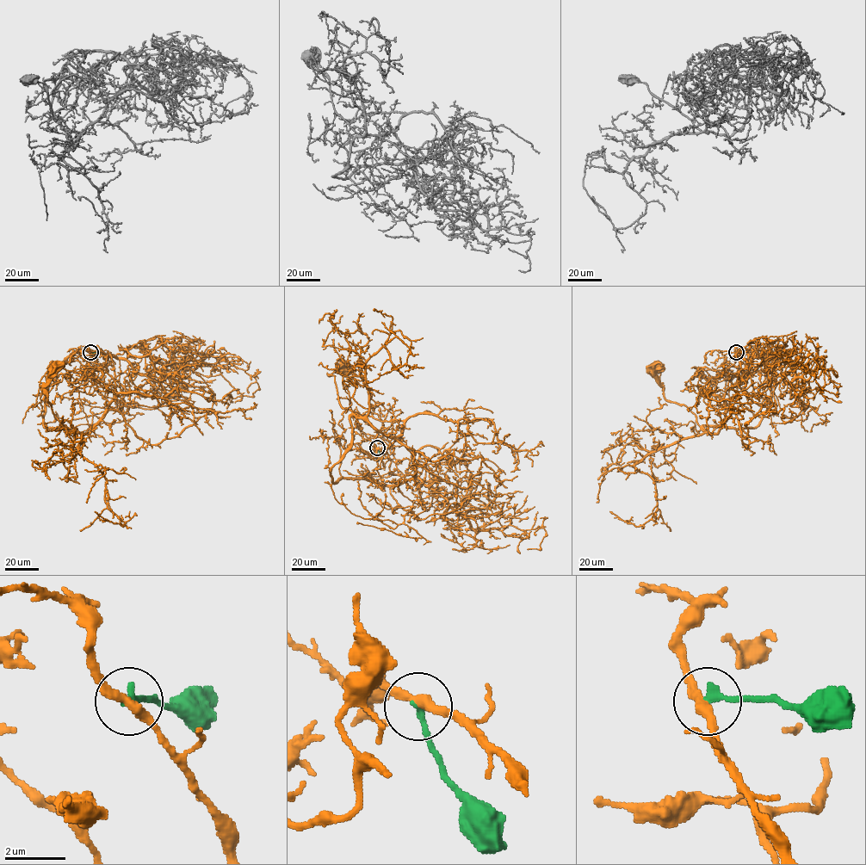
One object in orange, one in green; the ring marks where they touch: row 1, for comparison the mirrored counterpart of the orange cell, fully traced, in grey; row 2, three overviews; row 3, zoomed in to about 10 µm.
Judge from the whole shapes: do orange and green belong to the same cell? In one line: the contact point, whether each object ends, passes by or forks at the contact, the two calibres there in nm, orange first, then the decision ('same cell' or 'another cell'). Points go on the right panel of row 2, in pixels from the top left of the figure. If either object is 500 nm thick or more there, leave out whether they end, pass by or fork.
place (736, 352); orange passes by; green ends; calibres 320 and 260 nm; another cell

